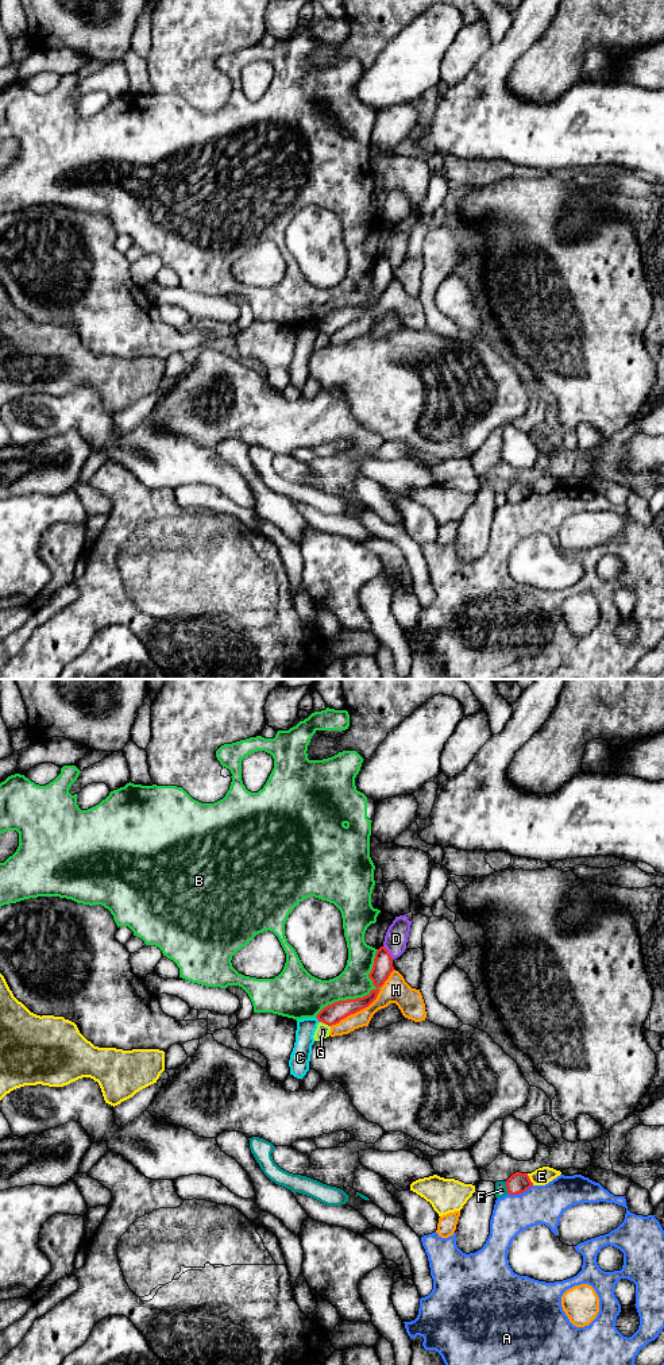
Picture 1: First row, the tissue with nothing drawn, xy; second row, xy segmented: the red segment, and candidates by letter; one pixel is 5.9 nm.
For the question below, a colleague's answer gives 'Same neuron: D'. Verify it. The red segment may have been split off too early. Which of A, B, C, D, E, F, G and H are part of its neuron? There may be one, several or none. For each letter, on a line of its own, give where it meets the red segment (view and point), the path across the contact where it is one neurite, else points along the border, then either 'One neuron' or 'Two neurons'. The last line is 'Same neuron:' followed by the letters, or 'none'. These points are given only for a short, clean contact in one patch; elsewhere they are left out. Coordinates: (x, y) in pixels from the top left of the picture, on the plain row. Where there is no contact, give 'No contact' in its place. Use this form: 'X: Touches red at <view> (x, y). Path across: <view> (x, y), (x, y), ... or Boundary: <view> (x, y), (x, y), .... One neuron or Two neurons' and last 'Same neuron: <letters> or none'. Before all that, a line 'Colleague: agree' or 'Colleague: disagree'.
Colleague: disagree
A: Touches red at xy (520, 501). Two neurons
B: Touches red at xy (363, 305). Two neurons
C: Touches red at xy (317, 327). Boundary: xy (315, 326), (319, 330). Two neurons
D: Touches red at xy (388, 261). Boundary: xy (383, 254), (393, 266). Two neurons
E: Touches red at xy (529, 488). Two neurons
F: Touches red at xy (506, 496). Two neurons
G: Touches red at xy (324, 331). Boundary: xy (319, 330), (329, 335). Two neurons
H: Touches red at xy (356, 320). Two neurons
Same neuron: none

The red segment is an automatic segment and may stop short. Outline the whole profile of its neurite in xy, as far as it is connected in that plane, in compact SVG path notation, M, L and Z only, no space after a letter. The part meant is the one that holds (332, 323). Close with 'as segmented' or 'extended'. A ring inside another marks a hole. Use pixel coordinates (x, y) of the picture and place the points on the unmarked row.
M381 255L375 262L374 274L368 282L368 286L377 297L371 298L370 302L363 306L339 309L328 313L317 323L316 327L319 331L332 335L348 324L368 316L377 308L381 300L379 297L385 293L393 279L393 266L385 255Z | as segmented

